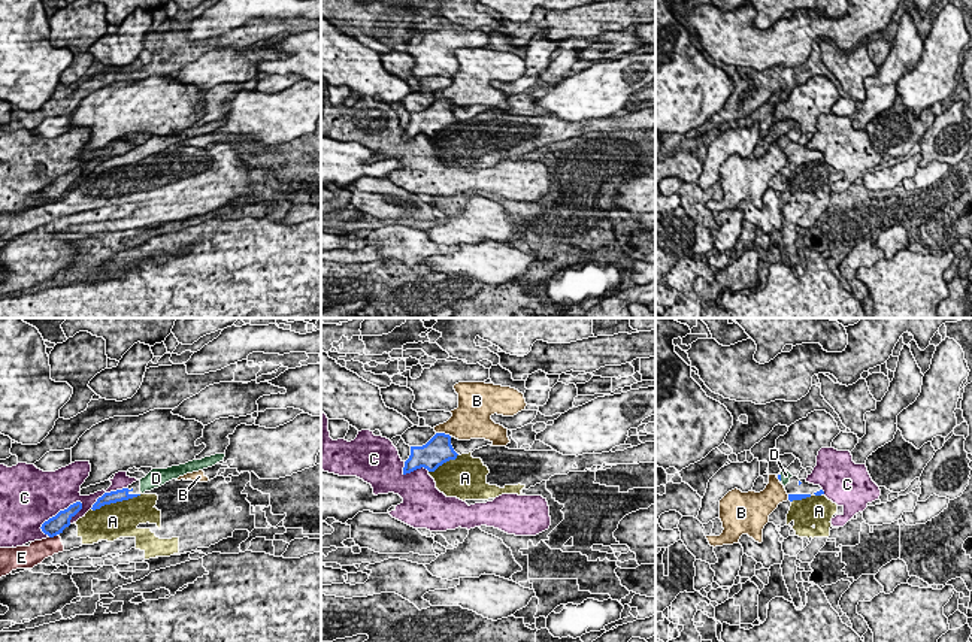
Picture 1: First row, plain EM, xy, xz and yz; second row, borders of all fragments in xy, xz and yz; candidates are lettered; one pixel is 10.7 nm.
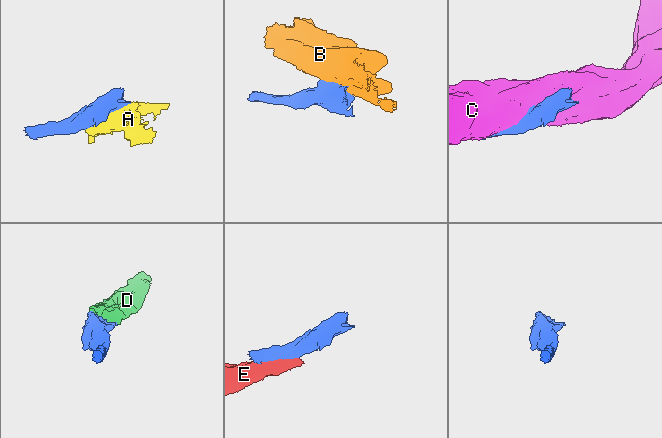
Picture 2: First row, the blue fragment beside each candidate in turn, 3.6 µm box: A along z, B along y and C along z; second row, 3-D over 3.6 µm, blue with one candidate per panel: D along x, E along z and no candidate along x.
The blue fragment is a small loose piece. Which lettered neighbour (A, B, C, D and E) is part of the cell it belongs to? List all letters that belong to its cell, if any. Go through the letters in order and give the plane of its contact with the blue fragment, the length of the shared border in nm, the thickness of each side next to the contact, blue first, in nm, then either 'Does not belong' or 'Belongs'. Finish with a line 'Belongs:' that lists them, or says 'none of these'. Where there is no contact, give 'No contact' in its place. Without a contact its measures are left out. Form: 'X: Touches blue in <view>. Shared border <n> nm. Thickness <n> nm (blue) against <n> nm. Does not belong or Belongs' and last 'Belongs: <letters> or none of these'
A: Touches blue in xy. Shared border 550 nm. Thickness 130 nm (blue) against 380 nm. Does not belong
B: Touches blue in xz. Shared border 170 nm. Thickness 300 nm (blue) against 340 nm. Does not belong
C: Touches blue in xy. Shared border 550 nm. Thickness 200 nm (blue) against 500 nm. Does not belong
D: Touches blue in yz. Shared border 70 nm. Thickness 30 nm (blue) against 120 nm. Belongs
E: Touches blue in xy. Shared border 110 nm. Thickness 200 nm (blue) against 220 nm. Does not belong
Belongs: D

